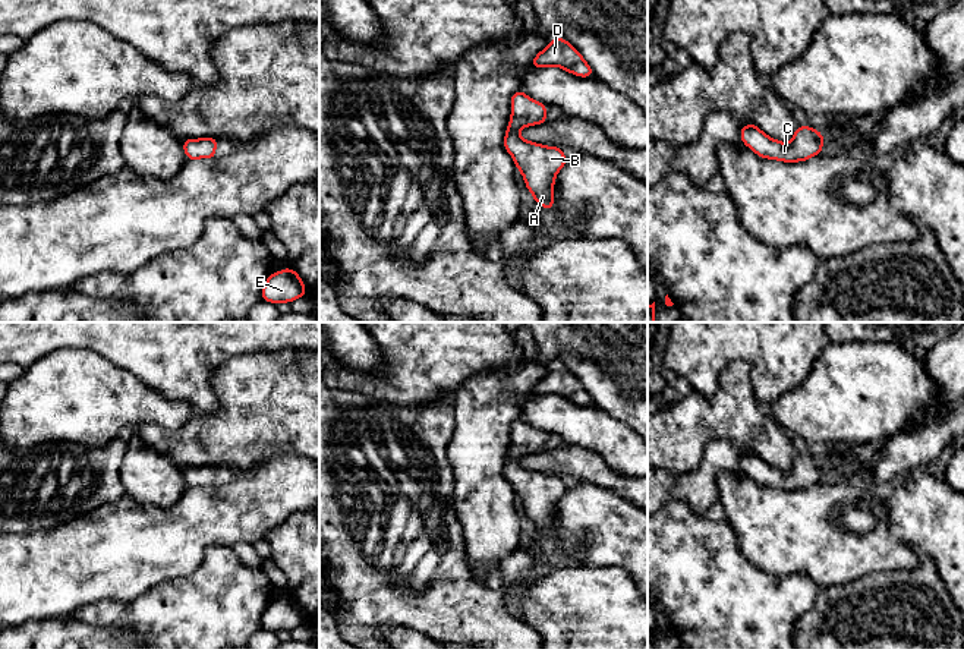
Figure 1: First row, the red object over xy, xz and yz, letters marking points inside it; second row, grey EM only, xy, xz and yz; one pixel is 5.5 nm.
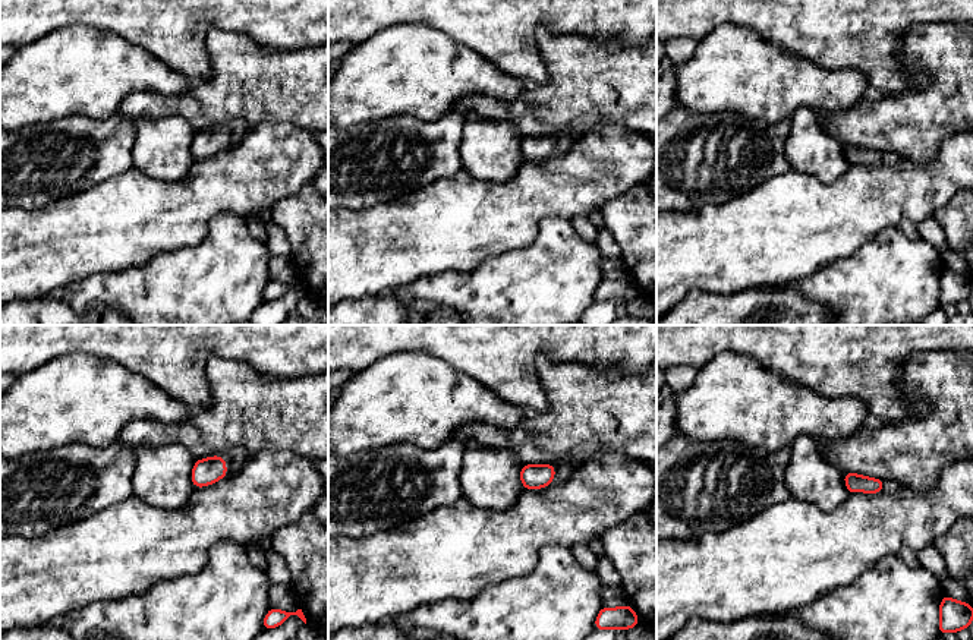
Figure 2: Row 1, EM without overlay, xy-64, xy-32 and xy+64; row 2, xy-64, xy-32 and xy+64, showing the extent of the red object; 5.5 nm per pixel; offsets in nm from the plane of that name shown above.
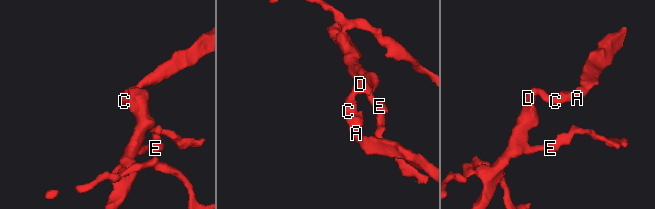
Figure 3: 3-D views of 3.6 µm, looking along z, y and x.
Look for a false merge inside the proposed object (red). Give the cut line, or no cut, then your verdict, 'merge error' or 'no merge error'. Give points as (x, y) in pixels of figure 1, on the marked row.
no cut | no merge error

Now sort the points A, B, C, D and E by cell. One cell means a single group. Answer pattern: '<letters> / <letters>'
A B C D E

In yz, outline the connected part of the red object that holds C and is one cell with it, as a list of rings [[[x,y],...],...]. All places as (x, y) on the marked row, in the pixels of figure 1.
[[[752,122],[743,126],[740,136],[754,154],[762,158],[779,160],[784,163],[806,161],[823,148],[823,135],[810,126],[798,126],[788,144],[769,138]]]

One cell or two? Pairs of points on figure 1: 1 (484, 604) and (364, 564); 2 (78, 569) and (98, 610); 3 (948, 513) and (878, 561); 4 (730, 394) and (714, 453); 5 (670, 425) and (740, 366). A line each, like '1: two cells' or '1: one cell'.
1: one cell
2: two cells
3: two cells
4: two cells
5: one cell

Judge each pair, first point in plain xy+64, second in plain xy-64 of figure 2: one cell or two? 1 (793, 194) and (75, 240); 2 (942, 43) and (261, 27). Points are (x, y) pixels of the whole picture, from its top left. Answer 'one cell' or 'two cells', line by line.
1: one cell
2: two cells

